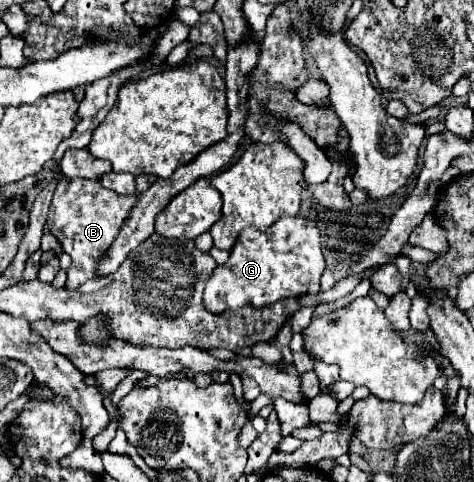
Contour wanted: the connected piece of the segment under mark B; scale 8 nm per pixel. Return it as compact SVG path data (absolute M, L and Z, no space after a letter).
M64 176L58 182L46 226L50 228L52 236L56 236L56 240L62 244L62 250L72 258L72 266L68 270L68 282L66 282L68 290L78 290L86 280L98 276L96 274L98 264L106 256L108 248L114 244L116 236L126 224L136 202L138 202L138 194L132 196L116 194L114 190L104 188L98 180Z

